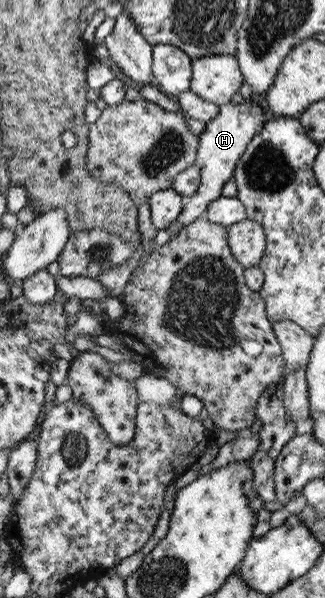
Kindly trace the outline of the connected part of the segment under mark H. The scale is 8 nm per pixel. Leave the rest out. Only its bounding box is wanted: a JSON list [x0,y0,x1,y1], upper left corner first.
[151,97,262,253]

